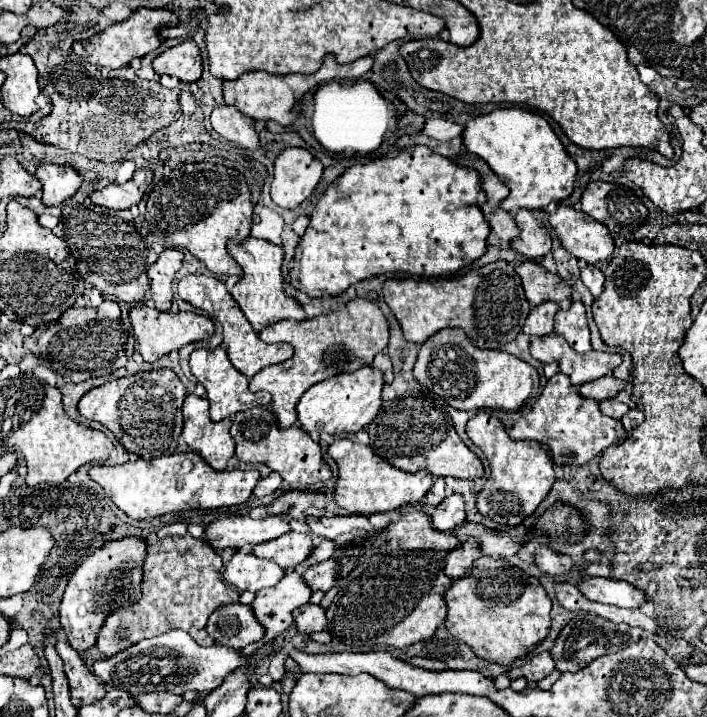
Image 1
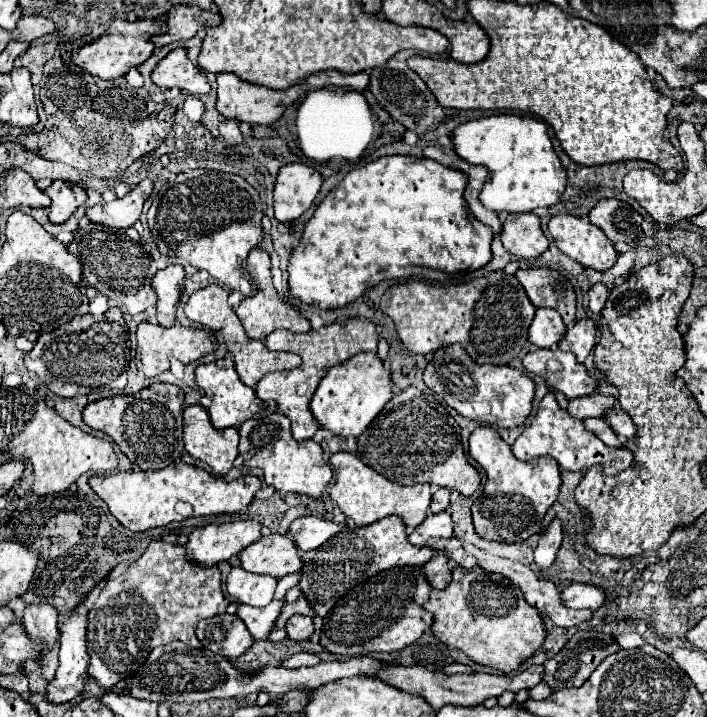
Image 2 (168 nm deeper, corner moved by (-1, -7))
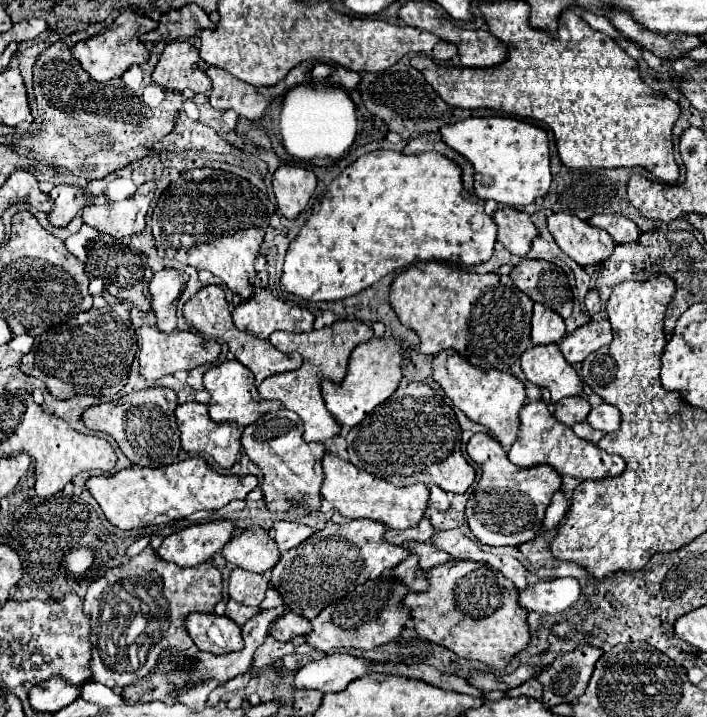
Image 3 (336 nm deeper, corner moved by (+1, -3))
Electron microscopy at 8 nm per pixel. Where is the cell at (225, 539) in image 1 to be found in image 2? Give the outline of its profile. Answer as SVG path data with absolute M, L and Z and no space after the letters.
M239 520L227 524L209 524L191 532L187 542L187 558L203 566L215 566L243 548L263 538L263 524L255 520Z

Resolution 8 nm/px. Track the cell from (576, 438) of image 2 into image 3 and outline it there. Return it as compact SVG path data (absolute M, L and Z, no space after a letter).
M543 400L529 402L521 408L521 428L517 432L517 440L507 452L509 460L519 468L533 468L541 464L553 466L561 476L571 476L577 480L603 480L621 476L625 470L625 462L617 454L607 454L597 444L589 444L577 436L573 436L571 428L557 424L549 414Z

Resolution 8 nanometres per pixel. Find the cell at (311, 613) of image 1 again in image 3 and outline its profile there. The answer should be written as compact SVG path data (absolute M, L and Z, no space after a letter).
M287 612L287 614L279 616L279 618L271 624L269 634L271 634L275 640L287 642L287 640L291 640L293 636L305 636L305 634L309 634L309 628L311 628L311 622L309 622L309 620L305 620L303 616L293 614L293 612Z

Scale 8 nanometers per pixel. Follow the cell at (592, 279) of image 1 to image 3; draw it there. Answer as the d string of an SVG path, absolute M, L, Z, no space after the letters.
M595 290L587 292L587 296L585 296L585 308L587 308L589 318L595 318L601 312L601 300L599 300L599 296L597 296Z

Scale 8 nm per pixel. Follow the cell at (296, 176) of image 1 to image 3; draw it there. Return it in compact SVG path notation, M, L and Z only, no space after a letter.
M281 166L273 174L273 192L277 206L285 218L295 218L307 206L317 186L317 178L311 170L301 166Z

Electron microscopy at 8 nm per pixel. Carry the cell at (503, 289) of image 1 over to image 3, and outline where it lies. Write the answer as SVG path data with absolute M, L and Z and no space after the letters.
M425 262L395 278L389 300L401 324L419 336L419 350L429 356L453 348L483 370L509 370L531 346L533 300L515 288L509 276L471 274L443 262Z

